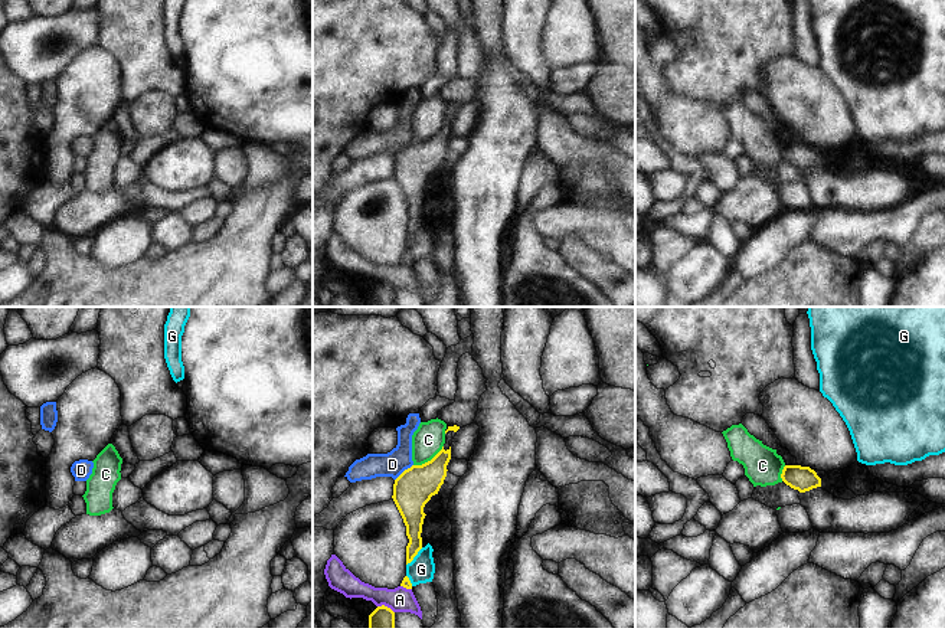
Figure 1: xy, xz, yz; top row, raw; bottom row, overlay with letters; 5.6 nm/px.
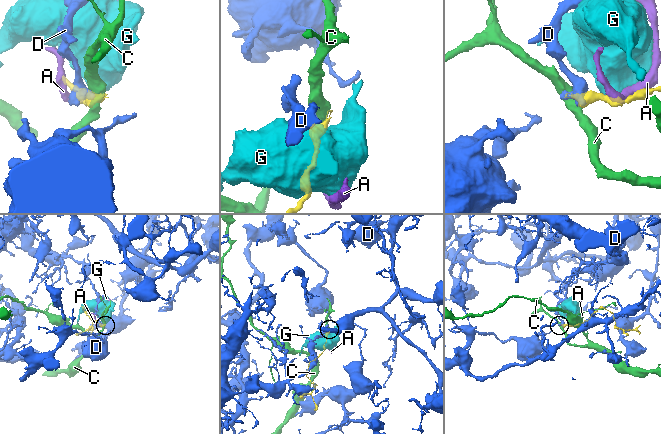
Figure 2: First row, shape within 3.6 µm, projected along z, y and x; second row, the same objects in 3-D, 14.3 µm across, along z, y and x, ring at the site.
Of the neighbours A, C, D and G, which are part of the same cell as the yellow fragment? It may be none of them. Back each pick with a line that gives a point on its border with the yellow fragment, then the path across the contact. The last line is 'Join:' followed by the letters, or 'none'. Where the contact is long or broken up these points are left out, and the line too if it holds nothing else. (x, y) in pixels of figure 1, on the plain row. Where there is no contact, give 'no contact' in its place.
Join: none

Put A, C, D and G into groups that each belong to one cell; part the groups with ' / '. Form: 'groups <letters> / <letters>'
groups A / C / D / G

